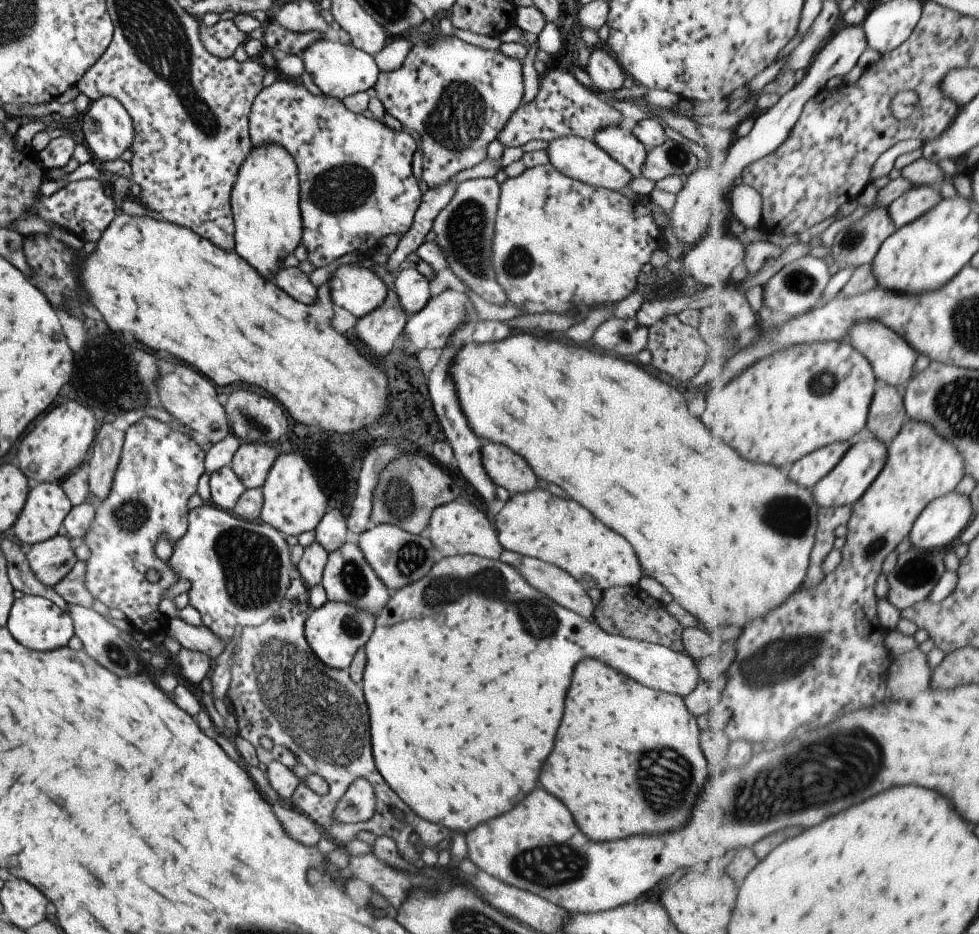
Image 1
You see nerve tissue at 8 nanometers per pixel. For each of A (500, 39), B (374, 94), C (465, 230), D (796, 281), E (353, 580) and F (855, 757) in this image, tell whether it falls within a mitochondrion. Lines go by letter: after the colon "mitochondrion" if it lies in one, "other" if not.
A: other
B: other
C: mitochondrion
D: mitochondrion
E: mitochondrion
F: mitochondrion

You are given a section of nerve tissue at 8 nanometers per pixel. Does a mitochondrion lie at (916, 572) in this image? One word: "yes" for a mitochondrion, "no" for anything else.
yes

